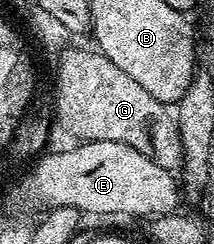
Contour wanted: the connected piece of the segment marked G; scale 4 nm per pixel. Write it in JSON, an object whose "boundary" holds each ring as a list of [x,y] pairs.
{"boundary":[[[69,48],[60,50],[61,58],[57,61],[56,124],[65,127],[78,142],[127,143],[127,147],[135,147],[135,151],[147,155],[159,167],[180,170],[183,147],[170,106],[139,87],[100,51]]]}

